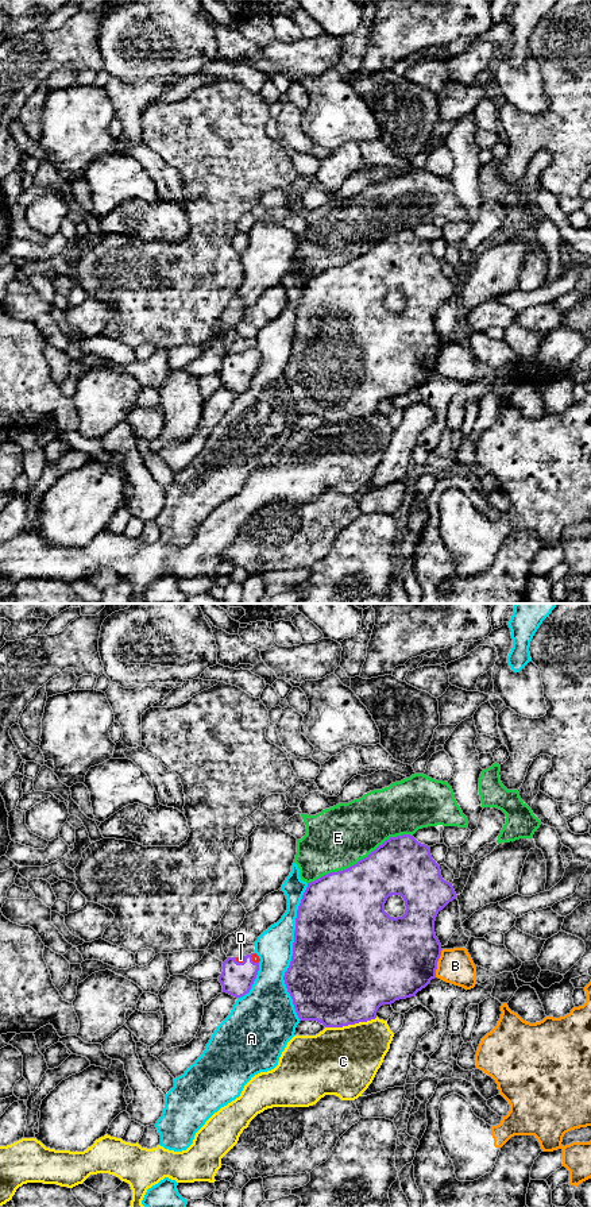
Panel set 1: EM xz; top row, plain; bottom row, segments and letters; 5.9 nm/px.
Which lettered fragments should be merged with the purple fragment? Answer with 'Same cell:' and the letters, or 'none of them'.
Same cell: D

